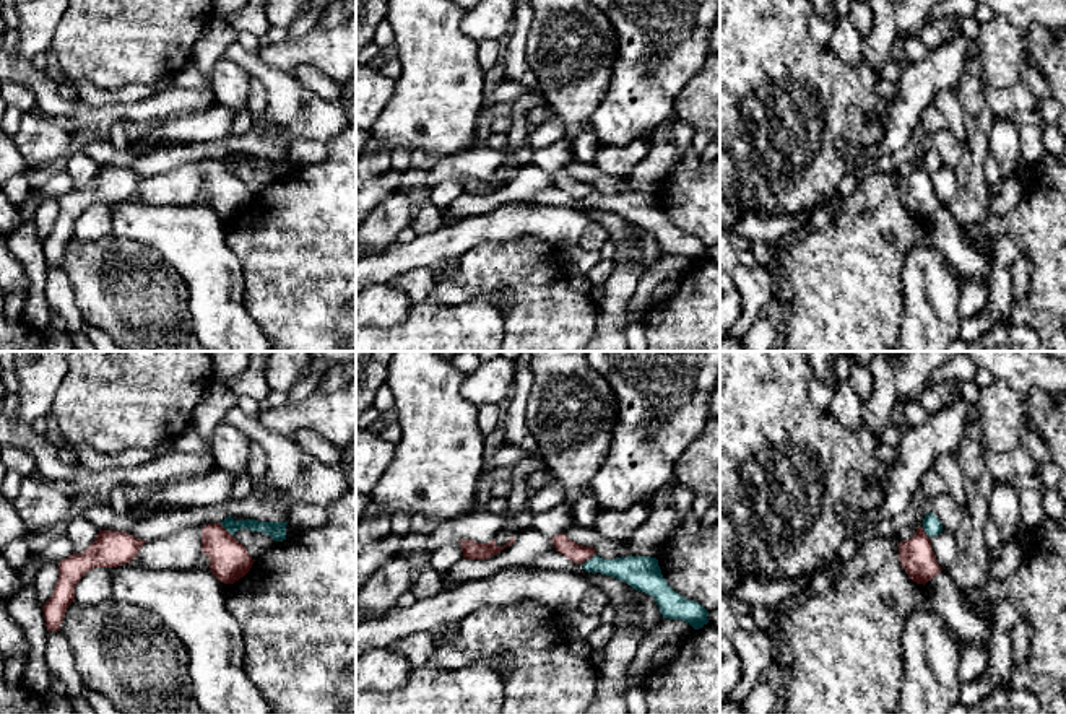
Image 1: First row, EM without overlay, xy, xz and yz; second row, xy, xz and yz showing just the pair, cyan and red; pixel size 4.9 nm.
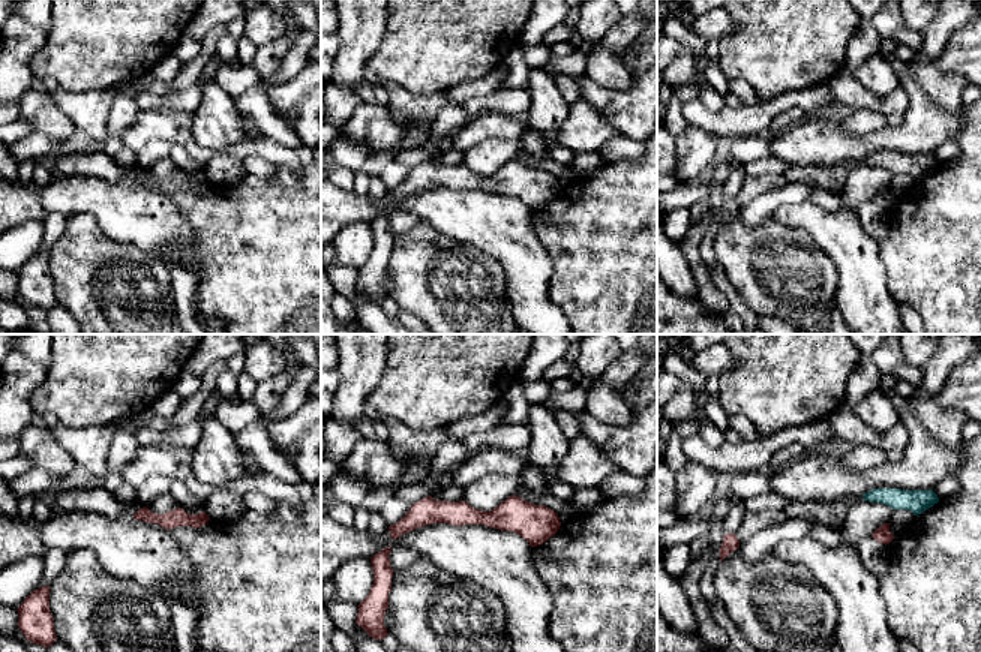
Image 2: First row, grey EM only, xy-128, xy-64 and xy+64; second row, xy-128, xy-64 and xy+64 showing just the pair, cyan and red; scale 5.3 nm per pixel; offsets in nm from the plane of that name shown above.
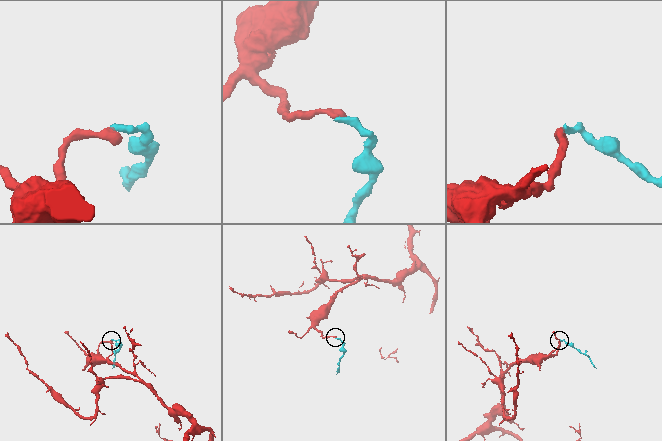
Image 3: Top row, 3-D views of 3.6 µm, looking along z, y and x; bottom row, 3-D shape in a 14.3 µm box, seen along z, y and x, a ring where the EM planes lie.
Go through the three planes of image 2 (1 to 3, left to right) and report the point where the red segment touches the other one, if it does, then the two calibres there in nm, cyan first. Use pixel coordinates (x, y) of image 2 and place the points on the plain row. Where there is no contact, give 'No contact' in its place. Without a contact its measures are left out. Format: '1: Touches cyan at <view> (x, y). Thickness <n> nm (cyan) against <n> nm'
1: No contact
2: No contact
3: No contact

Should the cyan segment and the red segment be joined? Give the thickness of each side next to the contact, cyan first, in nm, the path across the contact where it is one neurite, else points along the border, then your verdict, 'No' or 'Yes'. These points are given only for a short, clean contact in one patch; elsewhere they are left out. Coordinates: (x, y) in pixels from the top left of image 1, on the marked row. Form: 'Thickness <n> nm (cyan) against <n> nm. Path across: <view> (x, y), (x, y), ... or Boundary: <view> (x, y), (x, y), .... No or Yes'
Thickness 90 nm (cyan) against 200 nm. Boundary: xy (220, 524), (233, 535). No

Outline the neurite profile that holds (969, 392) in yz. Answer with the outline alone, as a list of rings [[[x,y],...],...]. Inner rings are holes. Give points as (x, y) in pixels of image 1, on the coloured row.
[[[975,381],[962,382],[956,402],[975,403],[980,395],[980,389],[982,387]]]

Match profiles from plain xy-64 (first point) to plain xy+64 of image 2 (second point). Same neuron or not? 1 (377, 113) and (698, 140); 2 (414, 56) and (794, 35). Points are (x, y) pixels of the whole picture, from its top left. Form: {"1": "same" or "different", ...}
{"1": "same", "2": "same"}

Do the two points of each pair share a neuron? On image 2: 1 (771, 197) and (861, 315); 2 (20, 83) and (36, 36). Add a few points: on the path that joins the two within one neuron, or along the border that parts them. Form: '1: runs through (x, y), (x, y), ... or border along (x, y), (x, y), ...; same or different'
1: border along (786, 204), (771, 216); different
2: runs through (20, 71), (20, 53), (24, 48); same

